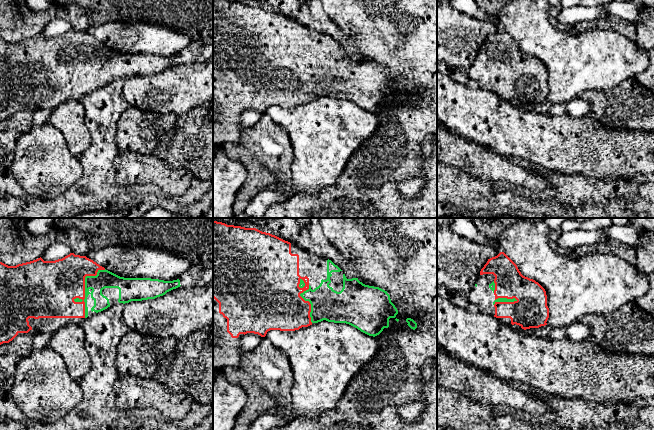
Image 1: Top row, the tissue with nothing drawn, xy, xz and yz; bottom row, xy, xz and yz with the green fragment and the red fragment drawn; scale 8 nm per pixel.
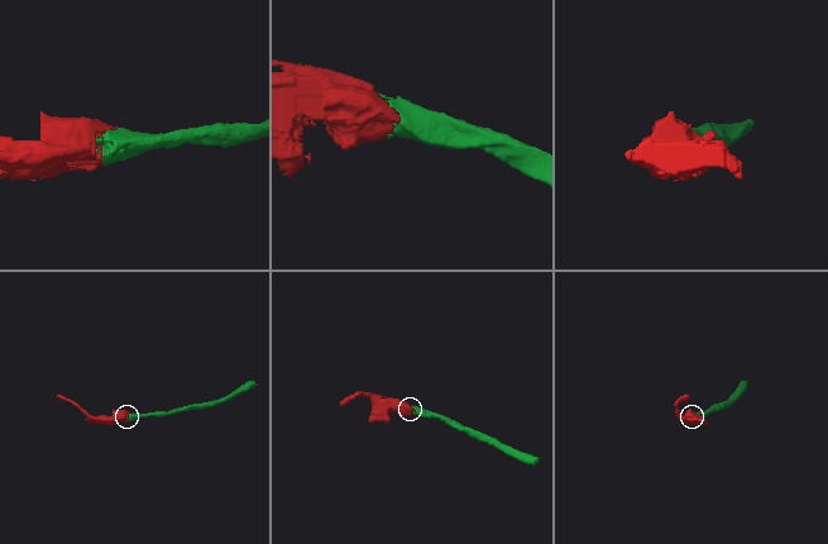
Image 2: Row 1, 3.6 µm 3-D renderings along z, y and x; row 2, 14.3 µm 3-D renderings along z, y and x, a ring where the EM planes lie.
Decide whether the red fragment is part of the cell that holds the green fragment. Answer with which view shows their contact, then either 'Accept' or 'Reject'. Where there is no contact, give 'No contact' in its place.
Touches green in xy. Accept

